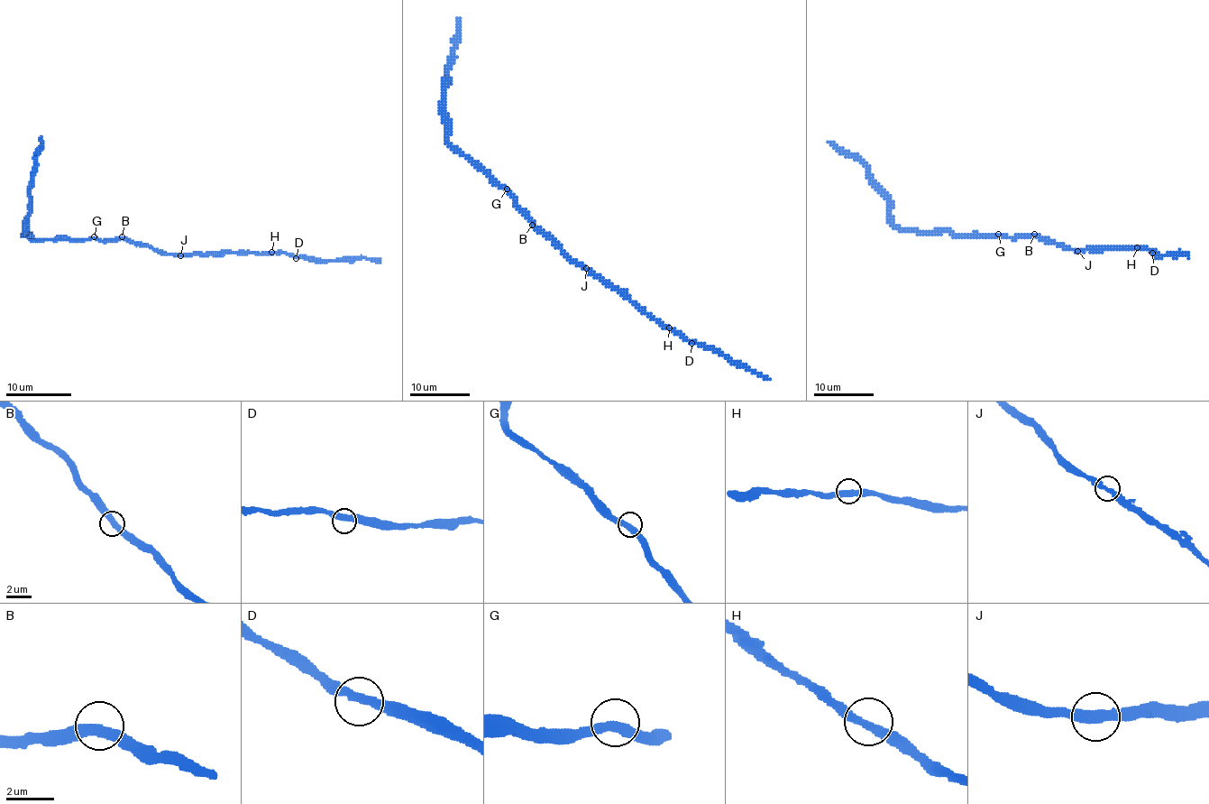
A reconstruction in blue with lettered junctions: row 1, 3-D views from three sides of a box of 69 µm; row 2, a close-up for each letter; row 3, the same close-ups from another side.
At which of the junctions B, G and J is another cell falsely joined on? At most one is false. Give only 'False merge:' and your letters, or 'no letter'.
False merge: no letter

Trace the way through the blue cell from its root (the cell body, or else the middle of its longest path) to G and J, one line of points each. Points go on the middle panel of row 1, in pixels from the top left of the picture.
G: (534, 223), (507, 189)
J: (534, 223), (568, 256), (586, 268)

